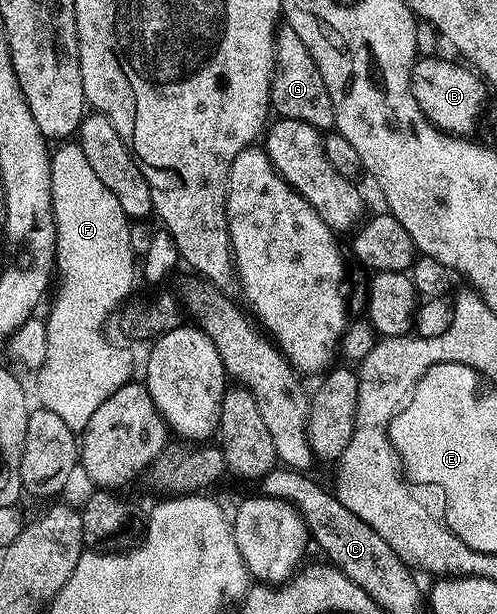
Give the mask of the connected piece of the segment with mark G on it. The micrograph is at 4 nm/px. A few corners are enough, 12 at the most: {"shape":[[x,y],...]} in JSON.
{"shape":[[296,31],[274,35],[270,105],[323,132],[332,96]]}

